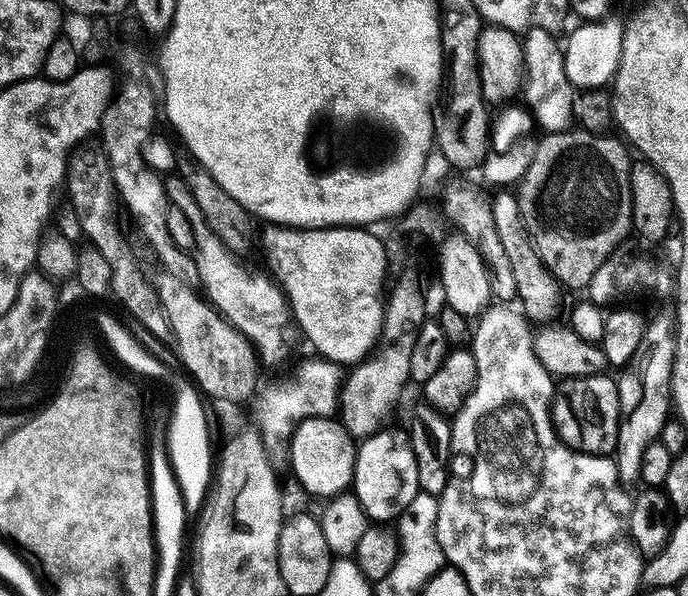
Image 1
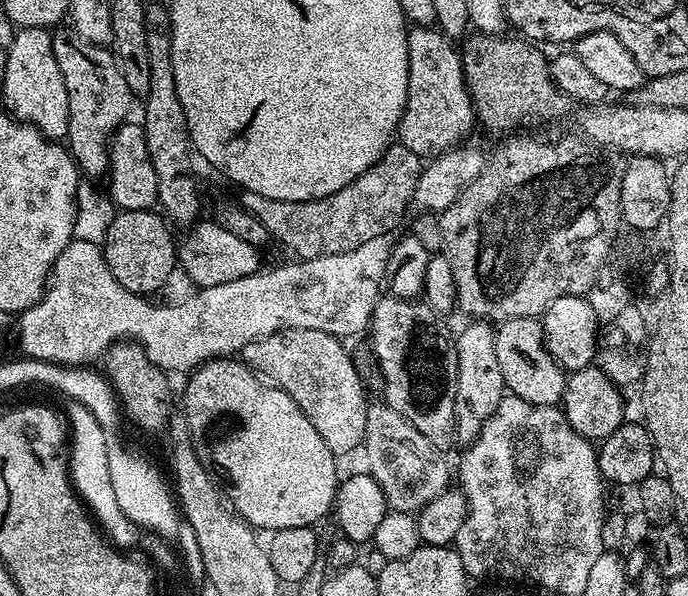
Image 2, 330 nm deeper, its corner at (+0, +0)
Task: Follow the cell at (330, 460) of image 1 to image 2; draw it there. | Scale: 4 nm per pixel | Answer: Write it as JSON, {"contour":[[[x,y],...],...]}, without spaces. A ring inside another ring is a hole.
{"contour":[[[236,358],[210,360],[195,369],[187,380],[182,409],[184,421],[193,441],[199,442],[202,448],[204,443],[207,459],[213,465],[216,463],[221,474],[228,479],[228,488],[232,491],[230,504],[239,519],[253,529],[268,528],[269,533],[274,533],[287,528],[311,528],[319,525],[319,520],[327,512],[329,515],[333,511],[338,487],[337,457],[330,446],[322,442],[322,434],[310,426],[310,418],[306,418],[290,394],[265,382]]]}

